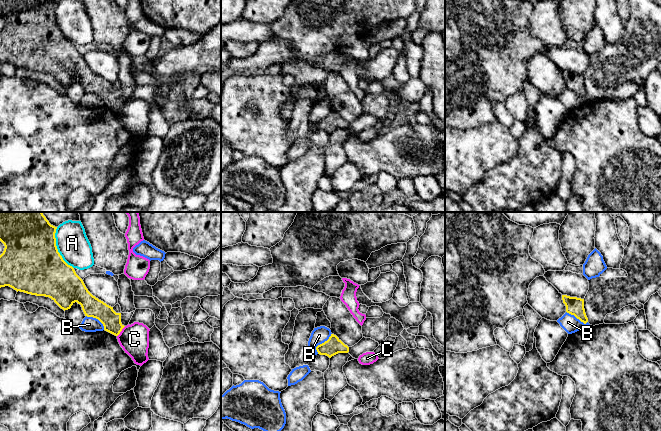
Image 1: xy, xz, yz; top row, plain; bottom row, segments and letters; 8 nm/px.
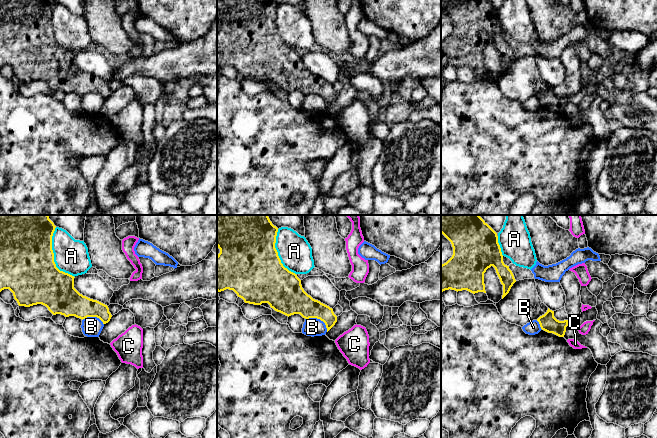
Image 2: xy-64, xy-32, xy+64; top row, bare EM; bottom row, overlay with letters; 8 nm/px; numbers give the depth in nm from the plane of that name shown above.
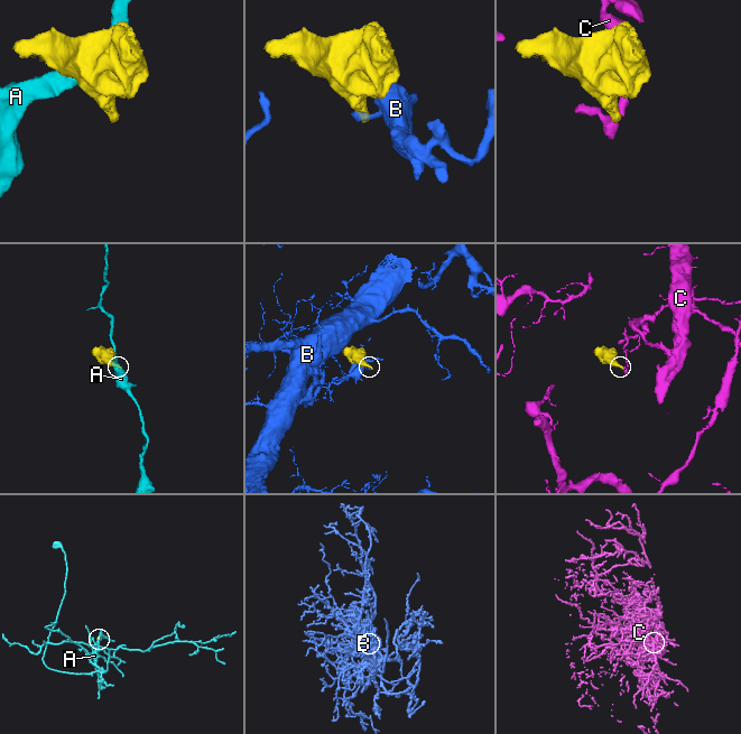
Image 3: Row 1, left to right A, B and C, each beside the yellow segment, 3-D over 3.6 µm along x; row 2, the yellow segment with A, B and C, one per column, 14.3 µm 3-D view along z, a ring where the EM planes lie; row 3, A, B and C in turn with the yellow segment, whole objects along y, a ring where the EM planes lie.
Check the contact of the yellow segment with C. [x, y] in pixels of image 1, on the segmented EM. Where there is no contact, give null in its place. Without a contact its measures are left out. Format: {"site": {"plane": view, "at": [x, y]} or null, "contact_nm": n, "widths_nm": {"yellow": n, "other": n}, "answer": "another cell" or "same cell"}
{"site": {"plane": "xy", "at": [121, 330]}, "contact_nm": 110, "widths_nm": {"yellow": 150, "other": 240}, "answer": "another cell"}

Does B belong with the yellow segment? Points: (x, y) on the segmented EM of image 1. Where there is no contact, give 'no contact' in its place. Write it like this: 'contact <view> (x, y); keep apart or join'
contact xz (322, 343); keep apart

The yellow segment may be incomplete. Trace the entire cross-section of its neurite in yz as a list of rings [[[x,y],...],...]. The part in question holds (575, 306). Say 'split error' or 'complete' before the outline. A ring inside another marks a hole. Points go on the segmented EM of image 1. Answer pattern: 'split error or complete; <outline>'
complete; [[[562,295],[562,300],[566,306],[567,313],[574,315],[584,324],[588,322],[588,318],[584,309],[584,299]]]

